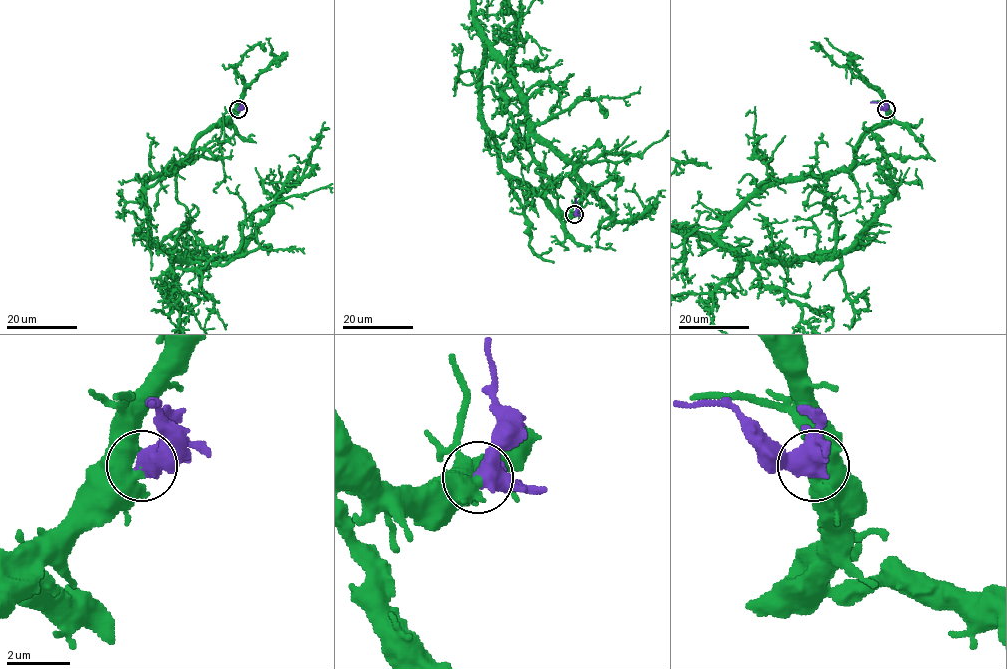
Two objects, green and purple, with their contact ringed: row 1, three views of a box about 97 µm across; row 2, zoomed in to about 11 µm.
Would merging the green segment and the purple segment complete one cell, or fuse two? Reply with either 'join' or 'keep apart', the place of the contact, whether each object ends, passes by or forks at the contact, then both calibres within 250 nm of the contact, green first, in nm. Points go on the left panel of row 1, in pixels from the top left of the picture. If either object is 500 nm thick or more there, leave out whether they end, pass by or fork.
join; at (238, 109); 400 nm thick on the green side, 500 nm on the other

